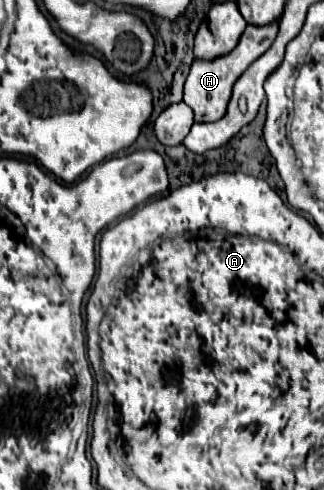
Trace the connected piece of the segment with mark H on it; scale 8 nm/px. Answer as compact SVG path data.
M271 22L271 24L265 24L265 26L249 24L245 28L243 36L241 36L239 44L229 54L219 56L215 60L201 60L201 58L193 60L187 82L185 82L185 98L183 98L183 102L193 108L195 122L215 122L225 114L235 80L243 74L243 70L251 62L255 62L273 44L275 36L277 36L277 22Z

